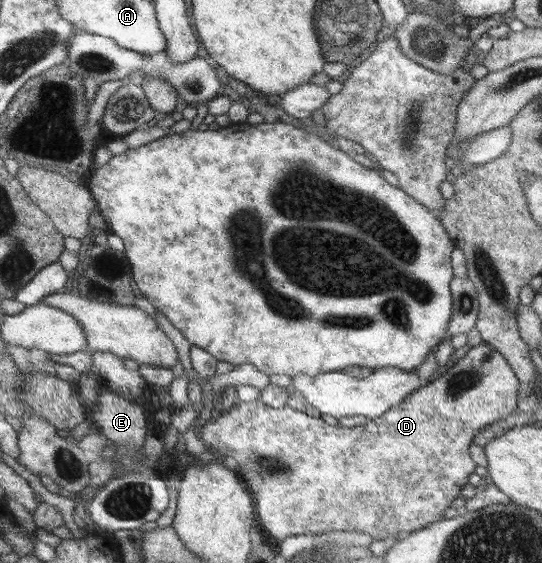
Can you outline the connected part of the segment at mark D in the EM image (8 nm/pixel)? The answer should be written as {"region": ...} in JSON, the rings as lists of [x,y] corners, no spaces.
{"region":[[[481,343],[477,346],[468,346],[469,349],[463,350],[461,353],[457,354],[454,358],[453,364],[448,364],[444,369],[442,369],[436,376],[434,376],[431,380],[429,380],[424,387],[419,387],[418,389],[414,390],[402,403],[399,403],[398,406],[391,407],[386,413],[382,414],[379,418],[375,420],[366,420],[364,424],[356,426],[356,427],[342,427],[342,426],[333,426],[330,425],[320,418],[308,416],[298,405],[297,402],[290,402],[287,405],[284,405],[283,408],[272,408],[271,406],[265,405],[259,399],[253,400],[251,402],[240,402],[237,401],[232,407],[230,407],[227,411],[221,410],[220,408],[217,409],[217,412],[212,415],[212,417],[204,423],[202,423],[202,427],[197,429],[197,435],[205,445],[207,449],[214,449],[216,453],[220,455],[224,455],[226,457],[232,457],[234,461],[236,461],[236,468],[235,470],[240,470],[240,475],[242,475],[242,482],[244,486],[246,486],[247,490],[250,492],[252,496],[255,498],[255,510],[256,516],[259,517],[257,520],[258,529],[261,533],[268,535],[270,539],[274,539],[274,541],[282,541],[286,539],[288,535],[308,535],[308,533],[324,533],[324,531],[362,531],[362,533],[366,533],[366,535],[370,535],[374,541],[376,539],[384,539],[388,545],[391,542],[395,541],[392,537],[393,535],[397,535],[397,537],[405,534],[409,534],[412,531],[416,531],[422,529],[431,523],[438,521],[438,518],[442,515],[442,511],[446,510],[447,507],[451,506],[453,503],[454,497],[461,493],[461,489],[467,484],[468,478],[471,474],[474,474],[474,462],[469,454],[469,447],[472,443],[472,439],[478,432],[487,432],[492,428],[497,428],[499,425],[505,425],[508,422],[508,416],[512,413],[512,410],[516,409],[516,396],[518,394],[517,389],[519,387],[519,380],[518,377],[512,372],[510,365],[507,363],[507,360],[503,358],[502,355],[499,354],[498,351],[495,351],[490,345],[486,343]]]}

